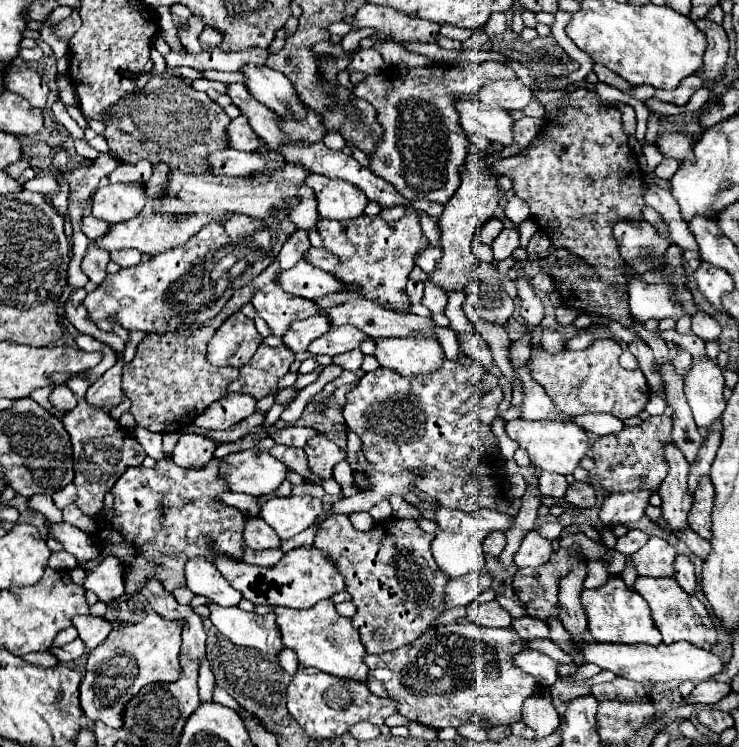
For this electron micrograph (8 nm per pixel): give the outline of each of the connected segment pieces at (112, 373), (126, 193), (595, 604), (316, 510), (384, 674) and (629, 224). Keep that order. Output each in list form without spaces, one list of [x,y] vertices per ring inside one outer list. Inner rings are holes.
[[[115,363],[105,375],[101,375],[87,391],[87,401],[95,407],[103,407],[105,411],[111,411],[121,403],[121,369],[123,363]]]
[[[119,183],[99,187],[91,201],[91,215],[107,223],[121,223],[139,215],[145,205],[143,183]]]
[[[609,575],[609,581],[599,587],[599,589],[585,589],[581,593],[581,603],[589,619],[589,633],[593,635],[595,641],[599,643],[649,643],[649,645],[659,645],[661,635],[651,619],[651,611],[647,607],[647,601],[627,589],[623,579],[619,575]]]
[[[303,495],[273,497],[261,505],[261,519],[271,525],[281,539],[291,539],[317,523],[323,515],[323,501]]]
[[[451,623],[451,625],[439,625],[439,627],[431,627],[431,631],[427,631],[427,635],[419,637],[415,643],[411,643],[411,647],[401,647],[399,651],[389,651],[389,653],[383,653],[383,655],[367,655],[365,657],[365,663],[369,667],[369,679],[367,679],[367,687],[371,689],[371,693],[375,695],[391,695],[393,699],[399,699],[399,713],[409,717],[411,721],[417,721],[417,723],[423,723],[427,727],[433,727],[433,729],[445,729],[445,727],[459,727],[459,725],[465,725],[471,721],[471,715],[477,713],[481,715],[489,727],[497,727],[497,725],[511,725],[515,721],[521,719],[521,705],[527,697],[533,695],[533,691],[537,691],[537,683],[533,681],[531,675],[523,673],[515,663],[513,663],[513,657],[517,653],[521,653],[525,649],[525,643],[517,637],[517,633],[513,629],[489,629],[489,627],[479,627],[475,623],[467,623],[467,625],[457,625],[457,623]]]
[[[619,219],[613,223],[613,237],[621,257],[637,271],[651,271],[659,265],[659,257],[669,243],[657,235],[645,219]]]

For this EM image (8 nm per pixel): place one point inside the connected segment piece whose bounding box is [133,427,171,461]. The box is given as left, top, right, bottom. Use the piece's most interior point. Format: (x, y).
(152, 442)

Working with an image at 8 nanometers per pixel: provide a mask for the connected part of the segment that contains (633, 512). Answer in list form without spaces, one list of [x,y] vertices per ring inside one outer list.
[[[643,489],[627,491],[627,493],[611,493],[605,499],[599,511],[599,517],[607,527],[633,523],[645,515],[649,497],[651,497],[651,491],[643,491]]]

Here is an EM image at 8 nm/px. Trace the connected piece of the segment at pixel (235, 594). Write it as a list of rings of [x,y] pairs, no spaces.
[[[191,559],[191,563],[187,563],[185,567],[185,577],[187,587],[195,595],[203,595],[217,605],[233,607],[239,605],[239,601],[243,599],[243,595],[227,583],[217,567],[205,559]]]

